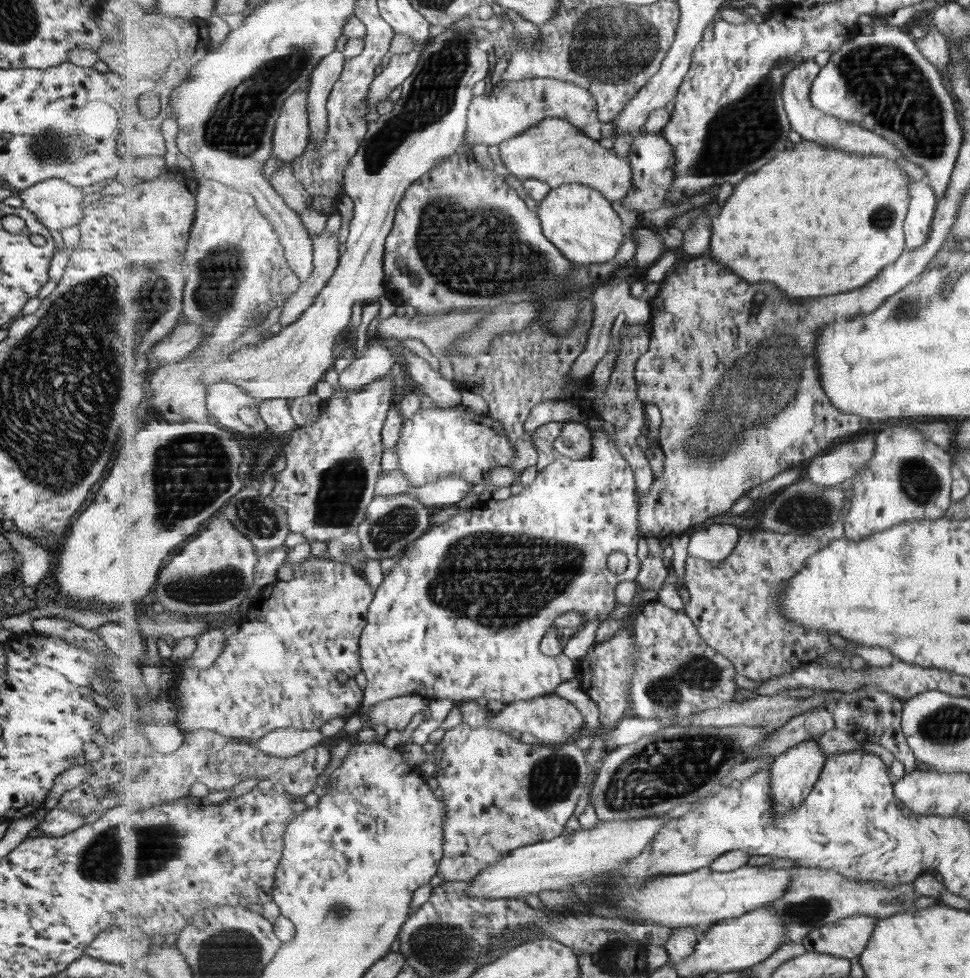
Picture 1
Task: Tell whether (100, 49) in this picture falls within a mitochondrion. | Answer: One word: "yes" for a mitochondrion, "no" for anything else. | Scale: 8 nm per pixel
no

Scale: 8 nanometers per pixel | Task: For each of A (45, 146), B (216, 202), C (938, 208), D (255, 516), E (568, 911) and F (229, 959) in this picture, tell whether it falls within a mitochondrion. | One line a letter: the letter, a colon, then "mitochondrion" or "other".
A: mitochondrion
B: other
C: other
D: mitochondrion
E: other
F: mitochondrion

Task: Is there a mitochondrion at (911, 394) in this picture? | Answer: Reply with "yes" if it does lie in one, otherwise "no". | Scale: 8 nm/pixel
no

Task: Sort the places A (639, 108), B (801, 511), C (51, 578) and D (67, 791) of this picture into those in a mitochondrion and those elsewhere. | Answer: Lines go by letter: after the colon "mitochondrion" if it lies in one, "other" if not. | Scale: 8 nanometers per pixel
A: other
B: mitochondrion
C: other
D: other

